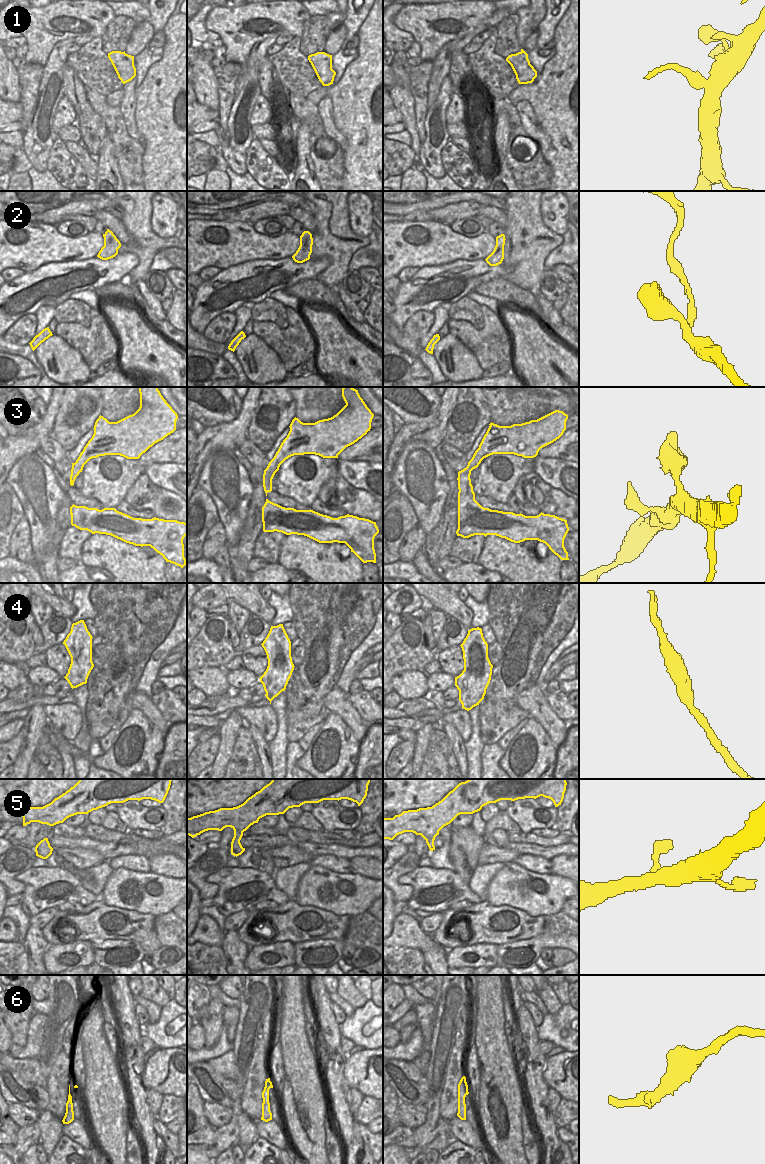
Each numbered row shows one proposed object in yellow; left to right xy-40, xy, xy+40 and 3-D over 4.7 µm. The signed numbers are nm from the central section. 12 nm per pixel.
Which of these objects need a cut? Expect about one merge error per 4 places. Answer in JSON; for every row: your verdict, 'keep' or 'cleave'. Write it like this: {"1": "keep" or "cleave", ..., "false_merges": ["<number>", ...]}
{"1": "cleave", "2": "keep", "3": "keep", "4": "cleave", "5": "keep", "6": "keep", "false_merges": ["1", "4"]}

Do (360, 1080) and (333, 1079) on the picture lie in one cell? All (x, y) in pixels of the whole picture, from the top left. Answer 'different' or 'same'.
different

